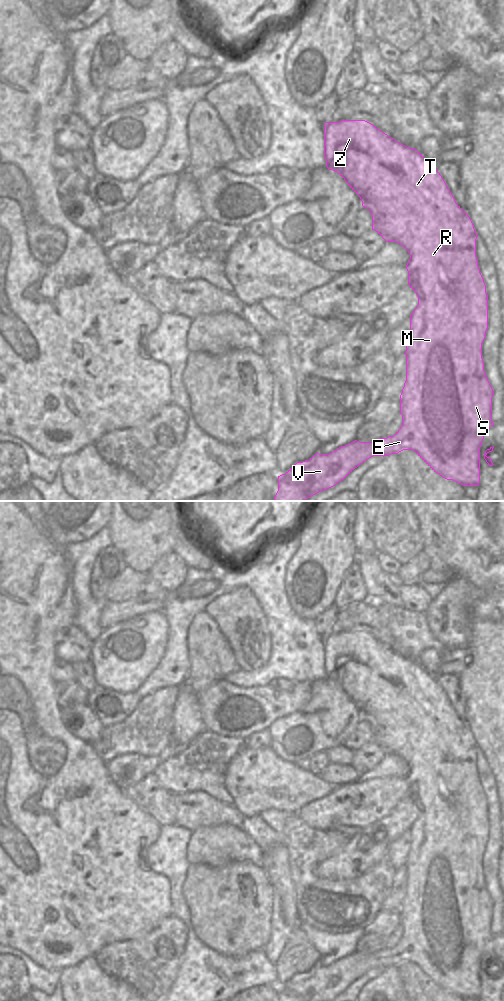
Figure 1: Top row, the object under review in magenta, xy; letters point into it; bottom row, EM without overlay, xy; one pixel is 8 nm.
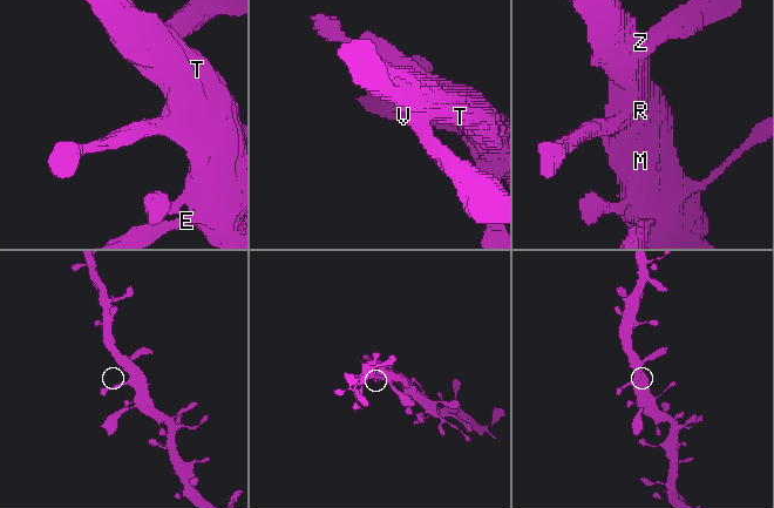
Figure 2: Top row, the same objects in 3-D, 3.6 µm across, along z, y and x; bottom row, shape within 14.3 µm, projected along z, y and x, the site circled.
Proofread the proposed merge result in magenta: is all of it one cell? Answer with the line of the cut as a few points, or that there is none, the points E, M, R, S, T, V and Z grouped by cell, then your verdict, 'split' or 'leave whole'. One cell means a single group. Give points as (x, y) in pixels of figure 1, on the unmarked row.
no cut; E M R S T V Z; leave whole

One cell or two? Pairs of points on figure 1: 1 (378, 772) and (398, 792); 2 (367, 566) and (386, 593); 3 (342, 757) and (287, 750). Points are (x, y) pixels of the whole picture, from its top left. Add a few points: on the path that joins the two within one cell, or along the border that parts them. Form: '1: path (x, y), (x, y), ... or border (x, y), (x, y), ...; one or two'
1: border (405, 777), (375, 777), (360, 782); two
2: path (372, 573), (375, 580), (381, 586); one
3: border (341, 745), (331, 747), (325, 751); two

